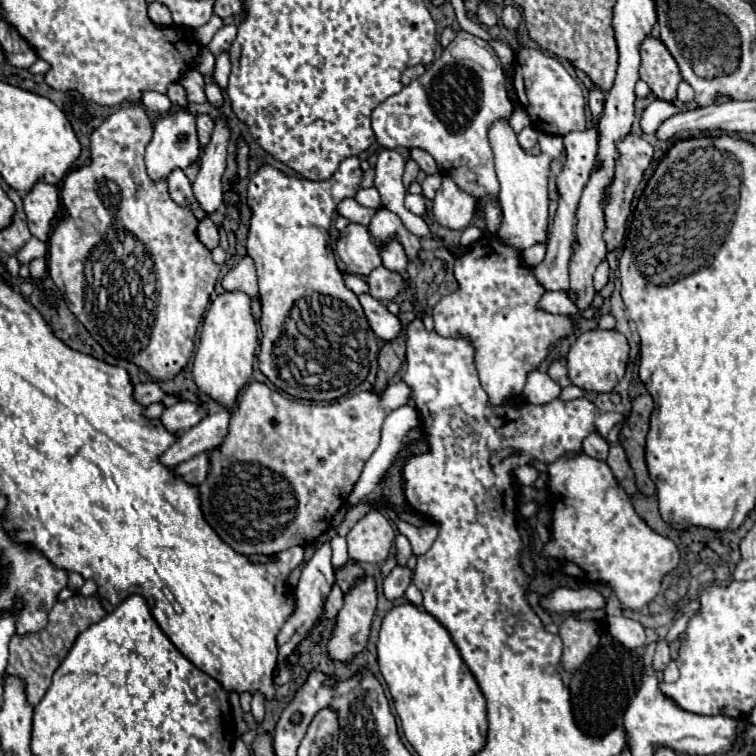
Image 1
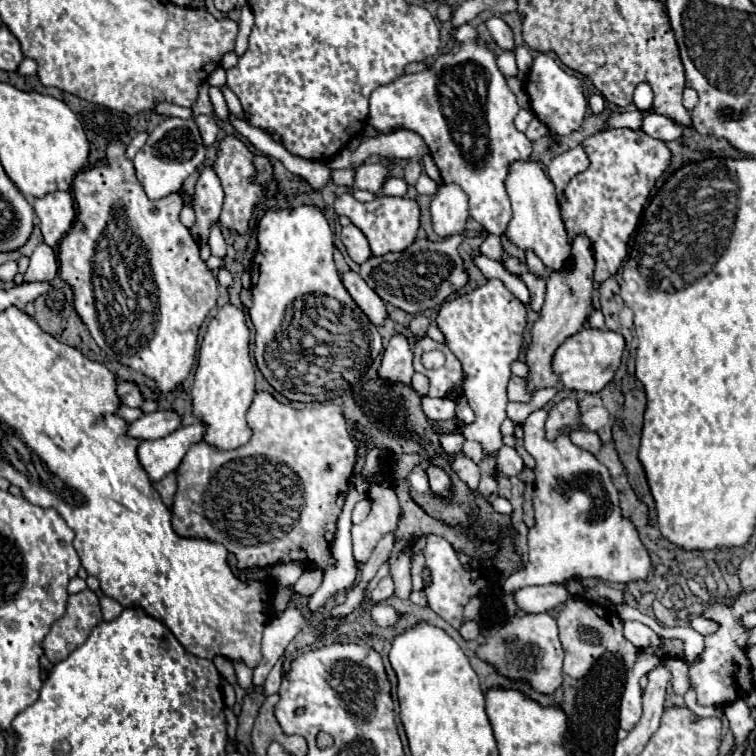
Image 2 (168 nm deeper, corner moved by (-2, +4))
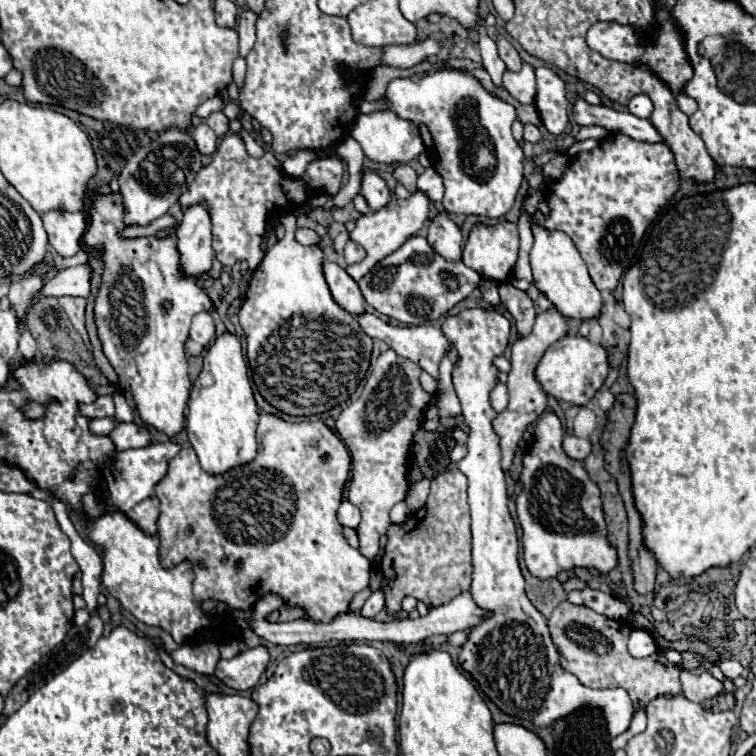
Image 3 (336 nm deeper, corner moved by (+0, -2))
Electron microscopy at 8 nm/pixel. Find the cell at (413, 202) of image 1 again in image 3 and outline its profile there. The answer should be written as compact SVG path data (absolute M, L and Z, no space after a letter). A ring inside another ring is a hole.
M363 172L363 178L361 178L361 194L365 196L365 200L367 200L367 204L369 204L369 208L373 212L379 210L379 208L383 208L389 202L389 198L391 198L389 186L375 172Z

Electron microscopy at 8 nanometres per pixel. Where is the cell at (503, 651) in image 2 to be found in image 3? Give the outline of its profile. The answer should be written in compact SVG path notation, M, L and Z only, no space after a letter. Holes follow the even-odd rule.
M471 308L463 310L457 316L449 316L443 322L443 334L447 340L457 348L459 362L453 368L453 386L463 406L463 416L471 428L469 432L469 452L459 462L449 462L447 470L459 470L469 478L469 506L471 506L471 530L473 530L473 582L471 582L471 596L475 604L487 612L487 616L473 628L469 628L467 642L461 646L459 664L463 670L467 670L483 690L483 694L505 714L515 716L519 720L529 720L537 728L547 728L555 720L565 718L573 714L575 710L583 708L597 708L603 712L607 722L609 736L623 734L633 716L633 704L629 700L629 694L623 688L615 690L593 690L583 686L573 674L561 668L559 664L559 652L551 642L547 618L529 602L525 594L525 578L521 574L517 554L519 554L519 540L515 534L513 518L507 510L507 484L505 474L499 466L499 438L493 432L491 420L495 418L495 410L489 404L489 392L497 384L497 368L493 366L493 358L501 356L509 342L511 322L495 308L483 310L483 308Z

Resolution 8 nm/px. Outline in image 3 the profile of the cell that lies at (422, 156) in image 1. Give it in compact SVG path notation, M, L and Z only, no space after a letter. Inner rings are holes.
M377 110L359 116L353 126L353 138L361 144L367 158L383 164L407 164L409 160L417 158L425 150L417 126L413 126L413 122L409 120L397 118L393 110Z

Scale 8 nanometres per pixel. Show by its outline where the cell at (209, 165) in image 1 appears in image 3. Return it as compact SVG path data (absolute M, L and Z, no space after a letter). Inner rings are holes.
M195 204L185 210L185 216L177 226L175 236L179 270L189 278L197 278L199 274L209 272L215 254L211 248L211 220L207 208Z

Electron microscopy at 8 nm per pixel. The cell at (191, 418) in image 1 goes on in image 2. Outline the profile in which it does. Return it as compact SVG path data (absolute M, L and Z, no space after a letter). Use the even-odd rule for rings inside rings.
M157 410L151 414L143 414L139 420L129 424L129 436L141 440L155 440L169 436L181 426L181 416L173 410Z

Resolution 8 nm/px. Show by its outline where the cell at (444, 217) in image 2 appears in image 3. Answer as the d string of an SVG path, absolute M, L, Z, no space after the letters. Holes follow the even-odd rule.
M439 214L431 220L427 240L433 246L433 250L441 254L445 260L461 262L463 236L459 232L459 226L453 220L449 220L445 214Z

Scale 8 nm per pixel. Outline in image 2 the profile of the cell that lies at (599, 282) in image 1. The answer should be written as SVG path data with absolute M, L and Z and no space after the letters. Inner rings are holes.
M607 128L583 140L583 146L587 148L591 164L569 182L561 216L569 236L583 232L591 238L597 264L595 282L605 282L609 276L615 276L623 264L631 234L637 229L637 220L641 218L655 180L671 162L671 152L665 142L647 136L642 130L628 128Z

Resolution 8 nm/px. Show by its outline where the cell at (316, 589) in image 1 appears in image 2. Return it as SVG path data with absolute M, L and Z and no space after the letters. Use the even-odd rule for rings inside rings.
M291 604L285 612L275 614L263 630L261 654L263 660L253 670L253 686L263 686L269 670L283 656L287 644L307 626L307 618L297 604Z

